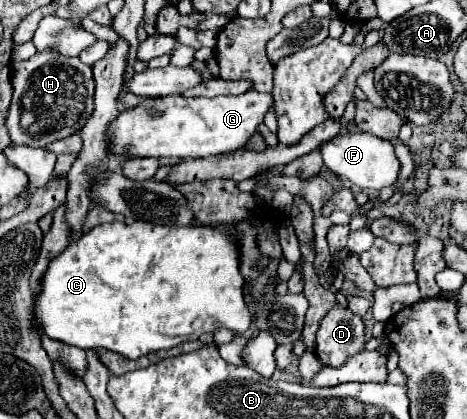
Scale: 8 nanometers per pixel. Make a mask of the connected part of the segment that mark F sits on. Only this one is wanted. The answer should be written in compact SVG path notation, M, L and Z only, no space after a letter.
M358 131L358 133L348 133L348 135L338 135L320 147L324 167L328 167L334 175L340 179L348 179L360 189L384 189L390 187L398 173L400 173L400 161L394 155L394 145L386 139L378 139L370 133Z

